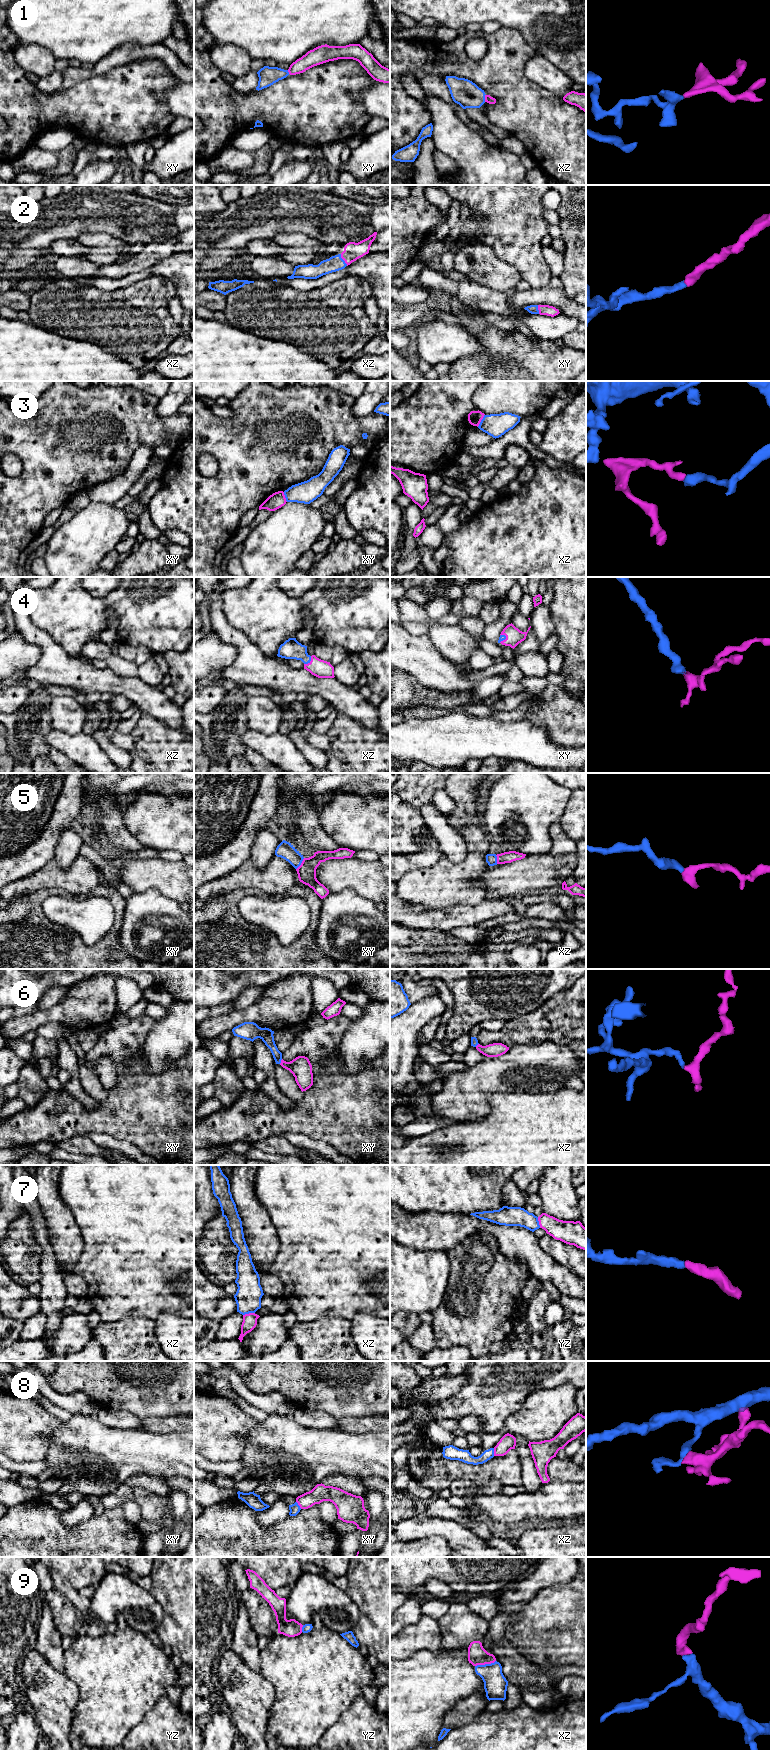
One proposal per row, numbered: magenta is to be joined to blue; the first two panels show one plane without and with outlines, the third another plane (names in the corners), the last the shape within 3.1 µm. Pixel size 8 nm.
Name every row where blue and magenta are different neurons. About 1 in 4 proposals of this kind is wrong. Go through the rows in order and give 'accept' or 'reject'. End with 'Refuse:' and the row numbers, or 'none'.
1: accept
2: accept
3: reject
4: accept
5: accept
6: reject
7: accept
8: reject
9: accept
Refuse: 3, 6, 8

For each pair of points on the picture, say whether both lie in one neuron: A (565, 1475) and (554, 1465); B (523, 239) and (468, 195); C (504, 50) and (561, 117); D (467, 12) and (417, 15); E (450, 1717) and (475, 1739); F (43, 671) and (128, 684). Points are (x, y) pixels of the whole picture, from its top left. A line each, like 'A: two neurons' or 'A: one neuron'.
A: one neuron
B: one neuron
C: one neuron
D: one neuron
E: two neurons
F: one neuron

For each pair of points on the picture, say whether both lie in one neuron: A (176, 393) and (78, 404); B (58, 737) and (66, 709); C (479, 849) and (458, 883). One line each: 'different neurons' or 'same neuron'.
A: different neurons
B: different neurons
C: same neuron

